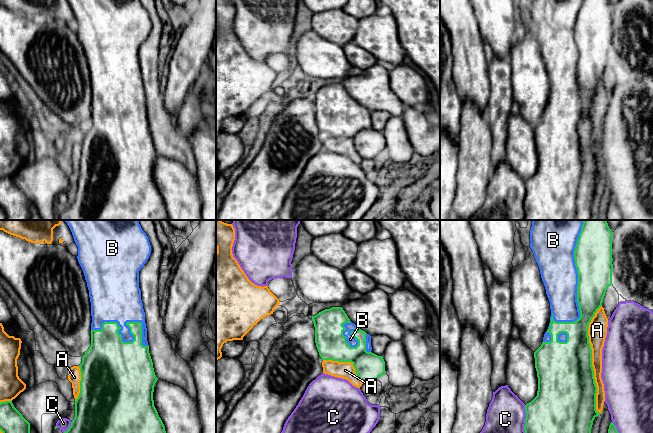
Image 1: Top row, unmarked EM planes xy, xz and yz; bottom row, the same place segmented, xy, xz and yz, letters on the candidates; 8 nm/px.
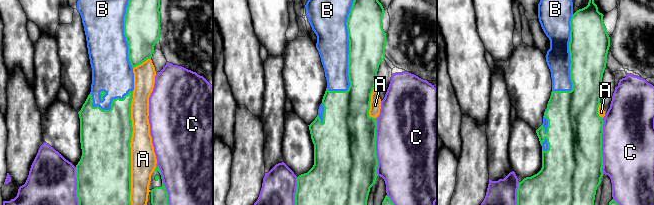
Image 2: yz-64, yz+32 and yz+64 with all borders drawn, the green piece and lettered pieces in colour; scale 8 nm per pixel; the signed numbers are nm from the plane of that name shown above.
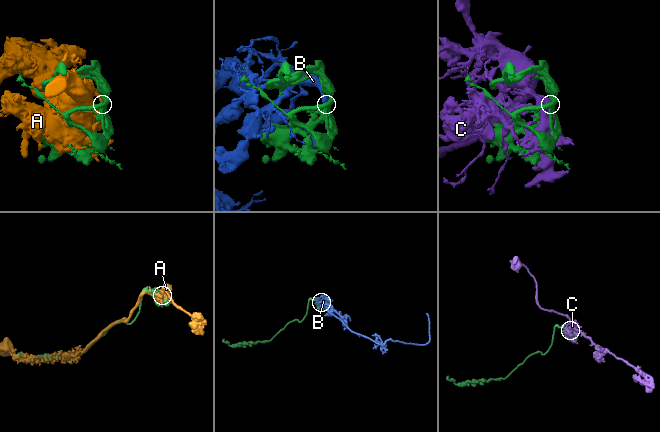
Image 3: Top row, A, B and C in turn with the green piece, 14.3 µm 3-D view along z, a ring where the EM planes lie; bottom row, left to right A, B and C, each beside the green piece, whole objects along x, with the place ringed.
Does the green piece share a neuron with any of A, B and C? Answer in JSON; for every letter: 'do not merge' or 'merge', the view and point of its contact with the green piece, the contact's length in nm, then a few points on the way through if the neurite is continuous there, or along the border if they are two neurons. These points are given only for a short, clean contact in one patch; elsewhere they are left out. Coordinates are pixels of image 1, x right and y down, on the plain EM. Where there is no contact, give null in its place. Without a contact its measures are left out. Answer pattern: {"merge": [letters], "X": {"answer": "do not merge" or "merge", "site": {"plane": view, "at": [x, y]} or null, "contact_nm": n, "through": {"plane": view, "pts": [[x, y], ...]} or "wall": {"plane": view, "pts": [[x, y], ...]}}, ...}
{"merge": ["B"], "A": {"answer": "do not merge", "site": {"plane": "yz", "at": [591, 135]}, "contact_nm": 850}, "B": {"answer": "merge", "site": {"plane": "yz", "at": [577, 66]}, "contact_nm": 900}, "C": {"answer": "do not merge", "site": {"plane": "yz", "at": [525, 200]}, "contact_nm": 320}}

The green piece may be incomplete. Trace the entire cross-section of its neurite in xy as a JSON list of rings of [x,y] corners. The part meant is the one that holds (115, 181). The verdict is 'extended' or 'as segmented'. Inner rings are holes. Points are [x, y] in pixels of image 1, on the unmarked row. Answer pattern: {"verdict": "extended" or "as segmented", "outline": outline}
{"verdict": "extended", "outline": [[[67,0],[78,22],[78,38],[83,46],[91,78],[91,122],[82,133],[79,141],[81,148],[80,169],[75,177],[75,193],[67,207],[58,214],[58,220],[169,220],[165,202],[154,182],[153,168],[158,154],[149,129],[145,88],[139,64],[139,47],[149,35],[151,21],[140,0]]]}

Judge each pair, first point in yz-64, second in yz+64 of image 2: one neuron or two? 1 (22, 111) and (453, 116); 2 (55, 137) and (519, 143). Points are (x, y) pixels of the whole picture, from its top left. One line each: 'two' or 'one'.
1: two
2: one

